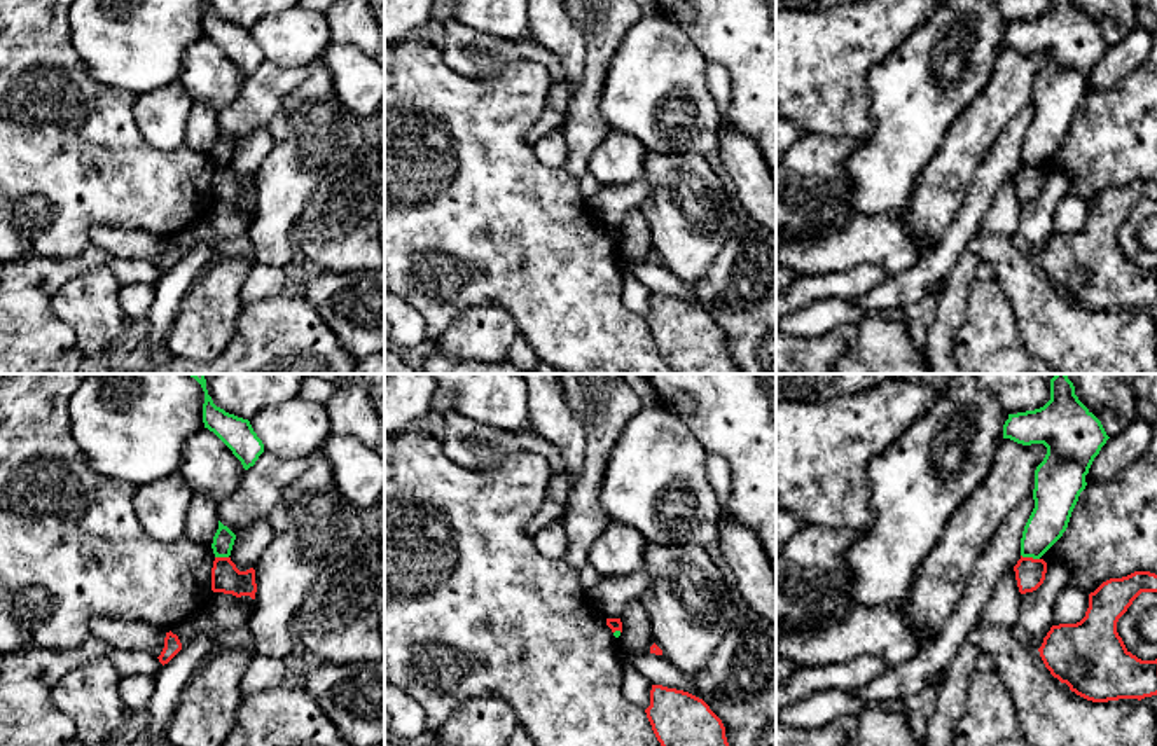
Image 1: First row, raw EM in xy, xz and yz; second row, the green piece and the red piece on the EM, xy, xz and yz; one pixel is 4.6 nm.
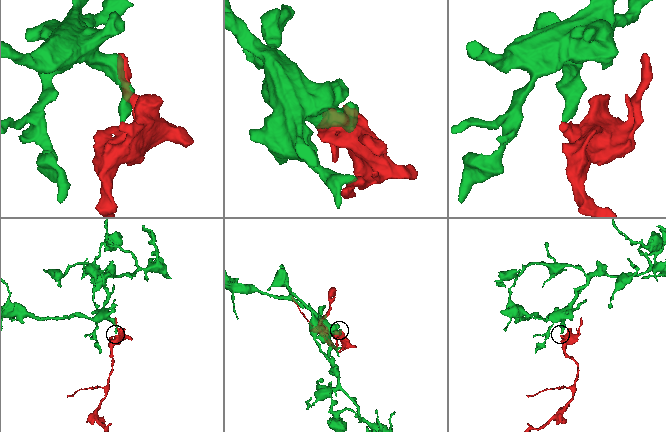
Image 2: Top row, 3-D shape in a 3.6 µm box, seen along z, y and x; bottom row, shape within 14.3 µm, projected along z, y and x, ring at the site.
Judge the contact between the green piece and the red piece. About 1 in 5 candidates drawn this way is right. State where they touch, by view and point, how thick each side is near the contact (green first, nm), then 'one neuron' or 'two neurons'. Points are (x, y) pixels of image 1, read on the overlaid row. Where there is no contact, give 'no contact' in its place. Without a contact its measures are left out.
yz (1030, 556) | 180/140 nm | two neurons

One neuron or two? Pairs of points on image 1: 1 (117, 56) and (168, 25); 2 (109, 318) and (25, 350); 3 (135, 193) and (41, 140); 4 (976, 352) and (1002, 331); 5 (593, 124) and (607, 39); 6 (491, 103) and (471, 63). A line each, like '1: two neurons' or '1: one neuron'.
1: one neuron
2: two neurons
3: one neuron
4: one neuron
5: one neuron
6: two neurons

